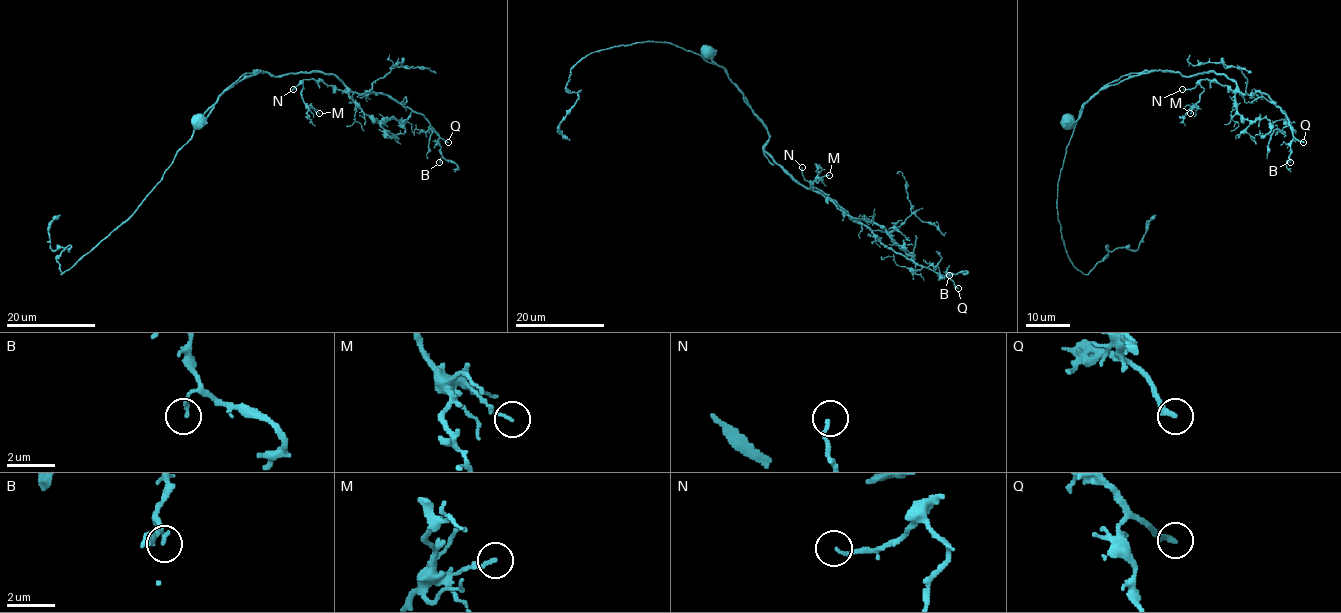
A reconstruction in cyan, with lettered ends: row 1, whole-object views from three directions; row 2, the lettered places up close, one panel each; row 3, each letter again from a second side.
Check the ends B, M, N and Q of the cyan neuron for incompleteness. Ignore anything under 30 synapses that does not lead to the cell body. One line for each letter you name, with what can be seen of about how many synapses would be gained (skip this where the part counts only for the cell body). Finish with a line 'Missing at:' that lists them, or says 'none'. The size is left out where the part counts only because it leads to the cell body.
Q: Roughly 35 synapses
Missing at: Q

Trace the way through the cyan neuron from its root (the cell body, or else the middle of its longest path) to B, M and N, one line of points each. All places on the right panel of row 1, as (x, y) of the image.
B: (1096, 94), (1143, 71), (1224, 73), (1241, 92), (1266, 93), (1283, 112), (1292, 134), (1290, 162)
M: (1096, 94), (1143, 71), (1215, 72), (1235, 82), (1232, 91), (1204, 79), (1190, 113)
N: (1096, 94), (1143, 71), (1224, 73), (1236, 84), (1232, 91), (1202, 79), (1182, 89)

